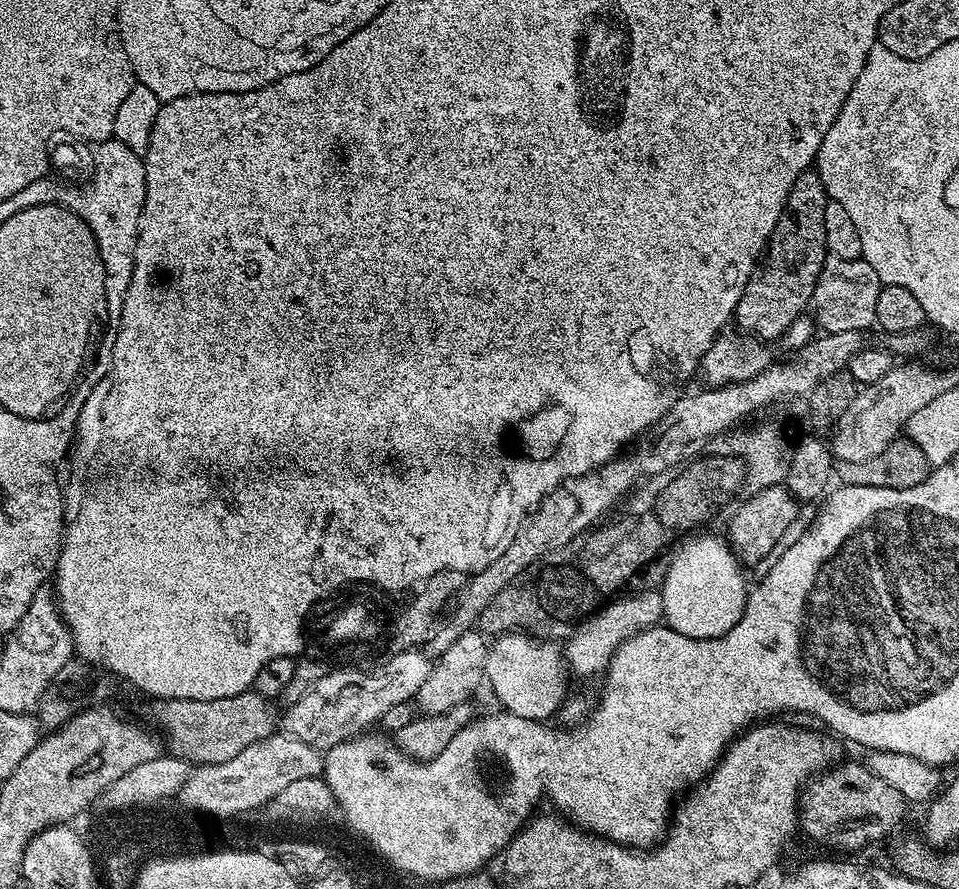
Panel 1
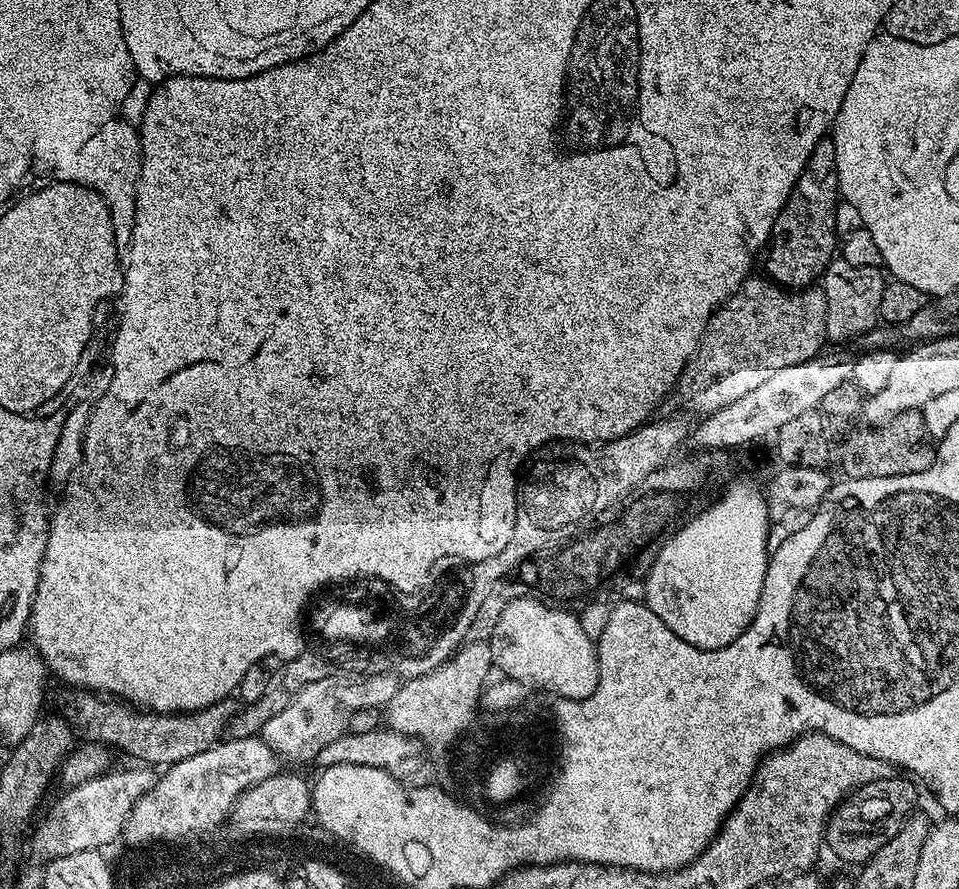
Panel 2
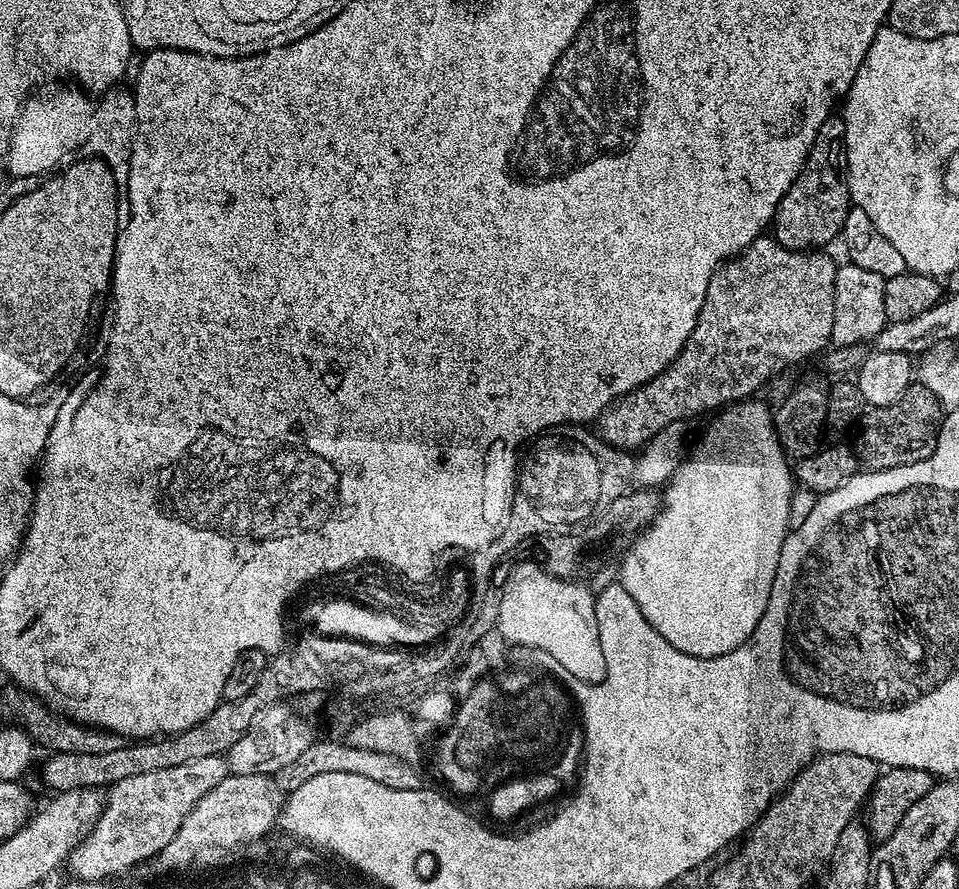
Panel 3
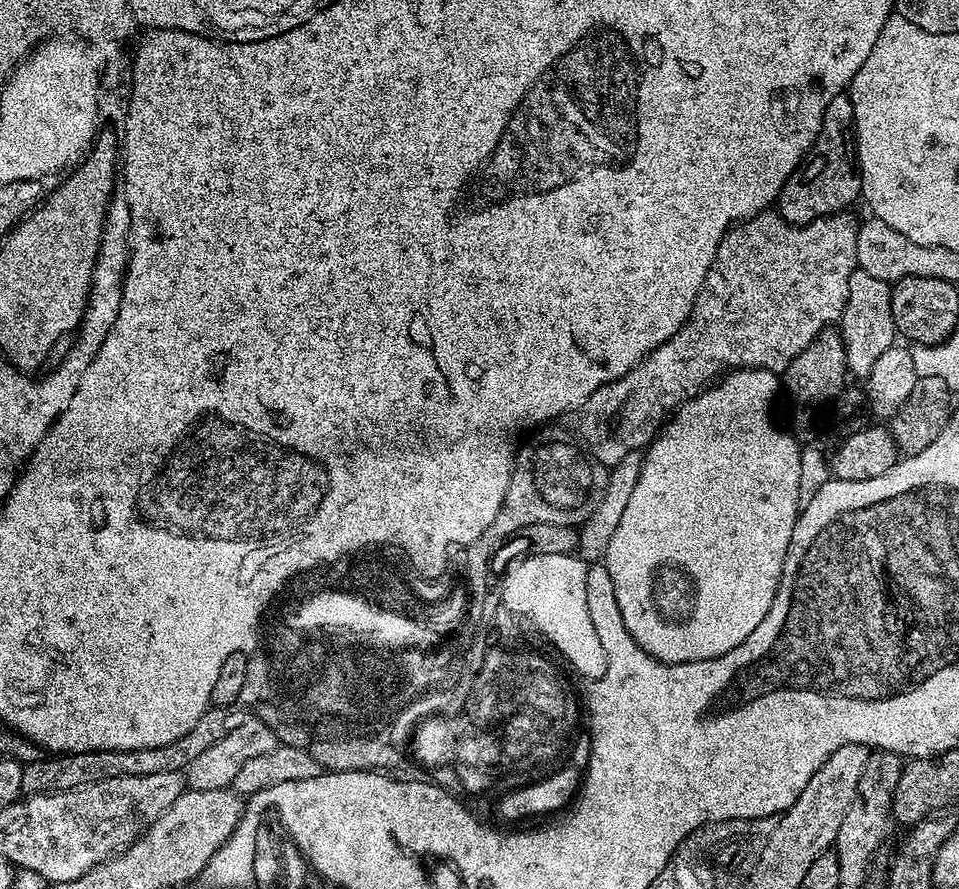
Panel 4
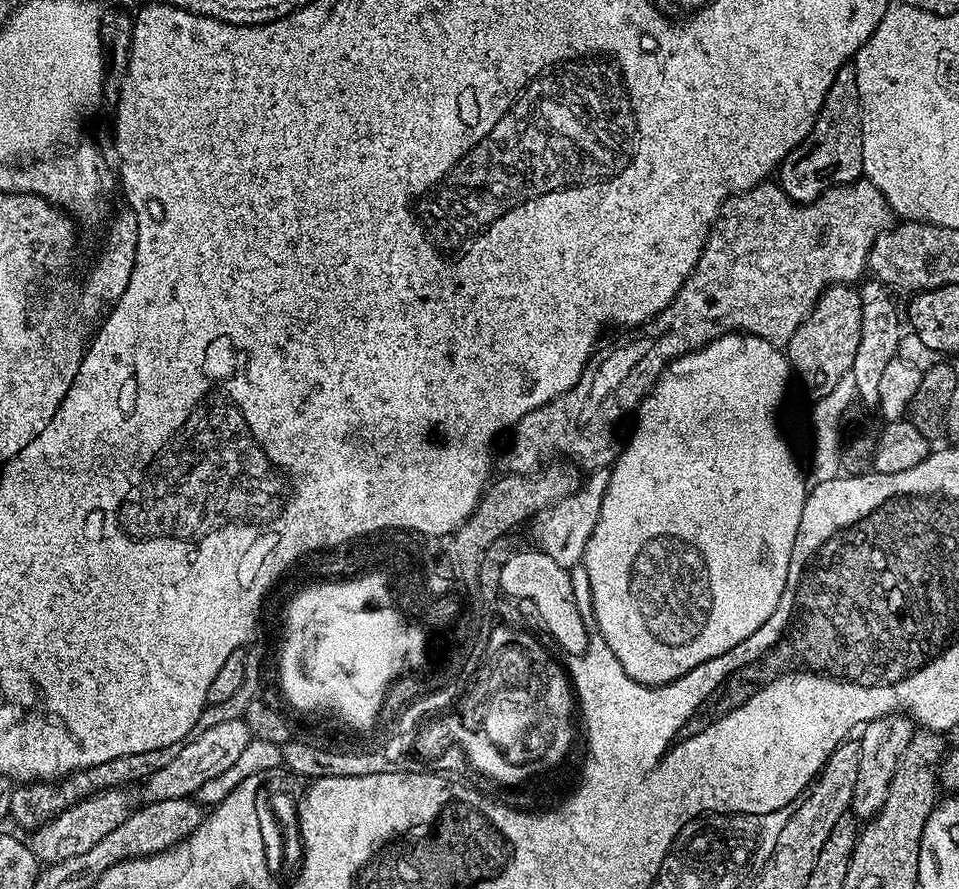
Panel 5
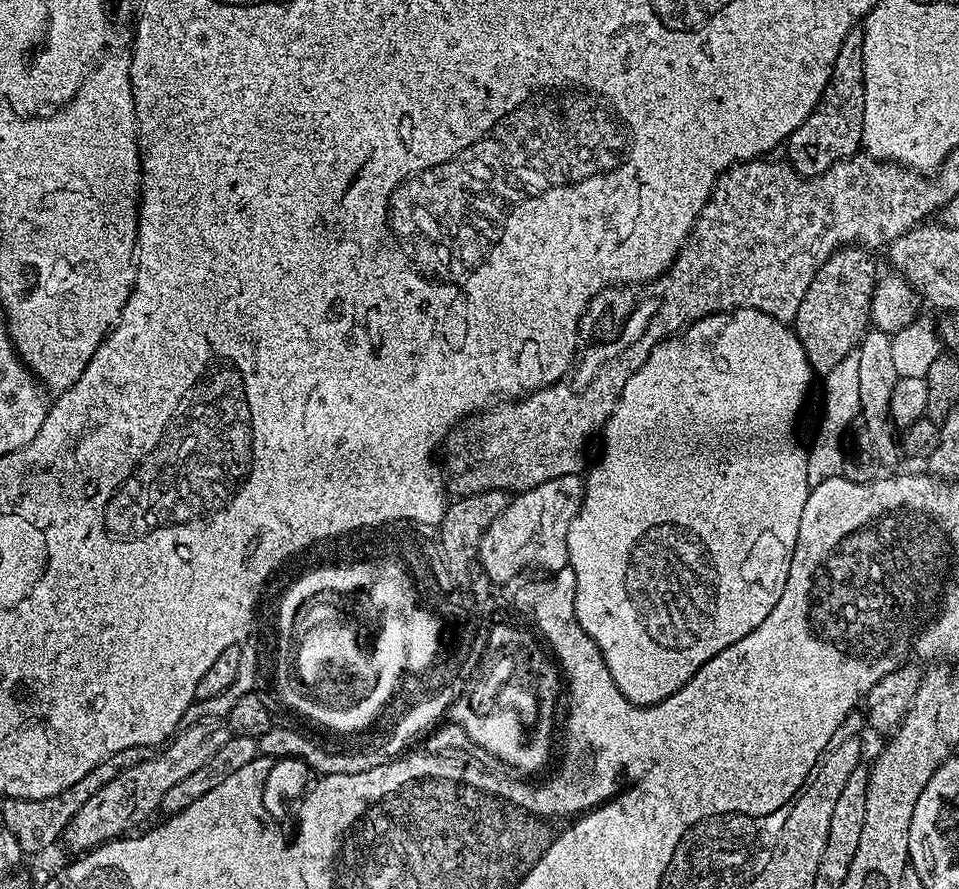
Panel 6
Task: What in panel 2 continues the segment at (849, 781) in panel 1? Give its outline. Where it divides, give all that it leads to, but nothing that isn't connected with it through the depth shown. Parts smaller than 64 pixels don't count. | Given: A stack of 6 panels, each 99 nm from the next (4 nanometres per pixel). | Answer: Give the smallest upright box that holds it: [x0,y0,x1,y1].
[824,774,917,864]

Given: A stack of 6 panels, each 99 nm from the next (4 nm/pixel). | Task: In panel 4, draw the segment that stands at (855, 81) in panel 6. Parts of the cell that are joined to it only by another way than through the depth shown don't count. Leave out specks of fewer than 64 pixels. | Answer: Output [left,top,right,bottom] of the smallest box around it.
[775,94,860,226]

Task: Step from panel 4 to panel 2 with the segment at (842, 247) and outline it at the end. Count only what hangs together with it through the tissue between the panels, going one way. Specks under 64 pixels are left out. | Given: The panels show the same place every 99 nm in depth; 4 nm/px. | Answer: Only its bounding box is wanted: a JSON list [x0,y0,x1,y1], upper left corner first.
[674,275,828,414]

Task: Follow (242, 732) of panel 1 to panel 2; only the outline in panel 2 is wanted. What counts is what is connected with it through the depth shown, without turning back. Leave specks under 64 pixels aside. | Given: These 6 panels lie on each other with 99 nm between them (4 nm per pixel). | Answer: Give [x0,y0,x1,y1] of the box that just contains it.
[50,686,238,766]

